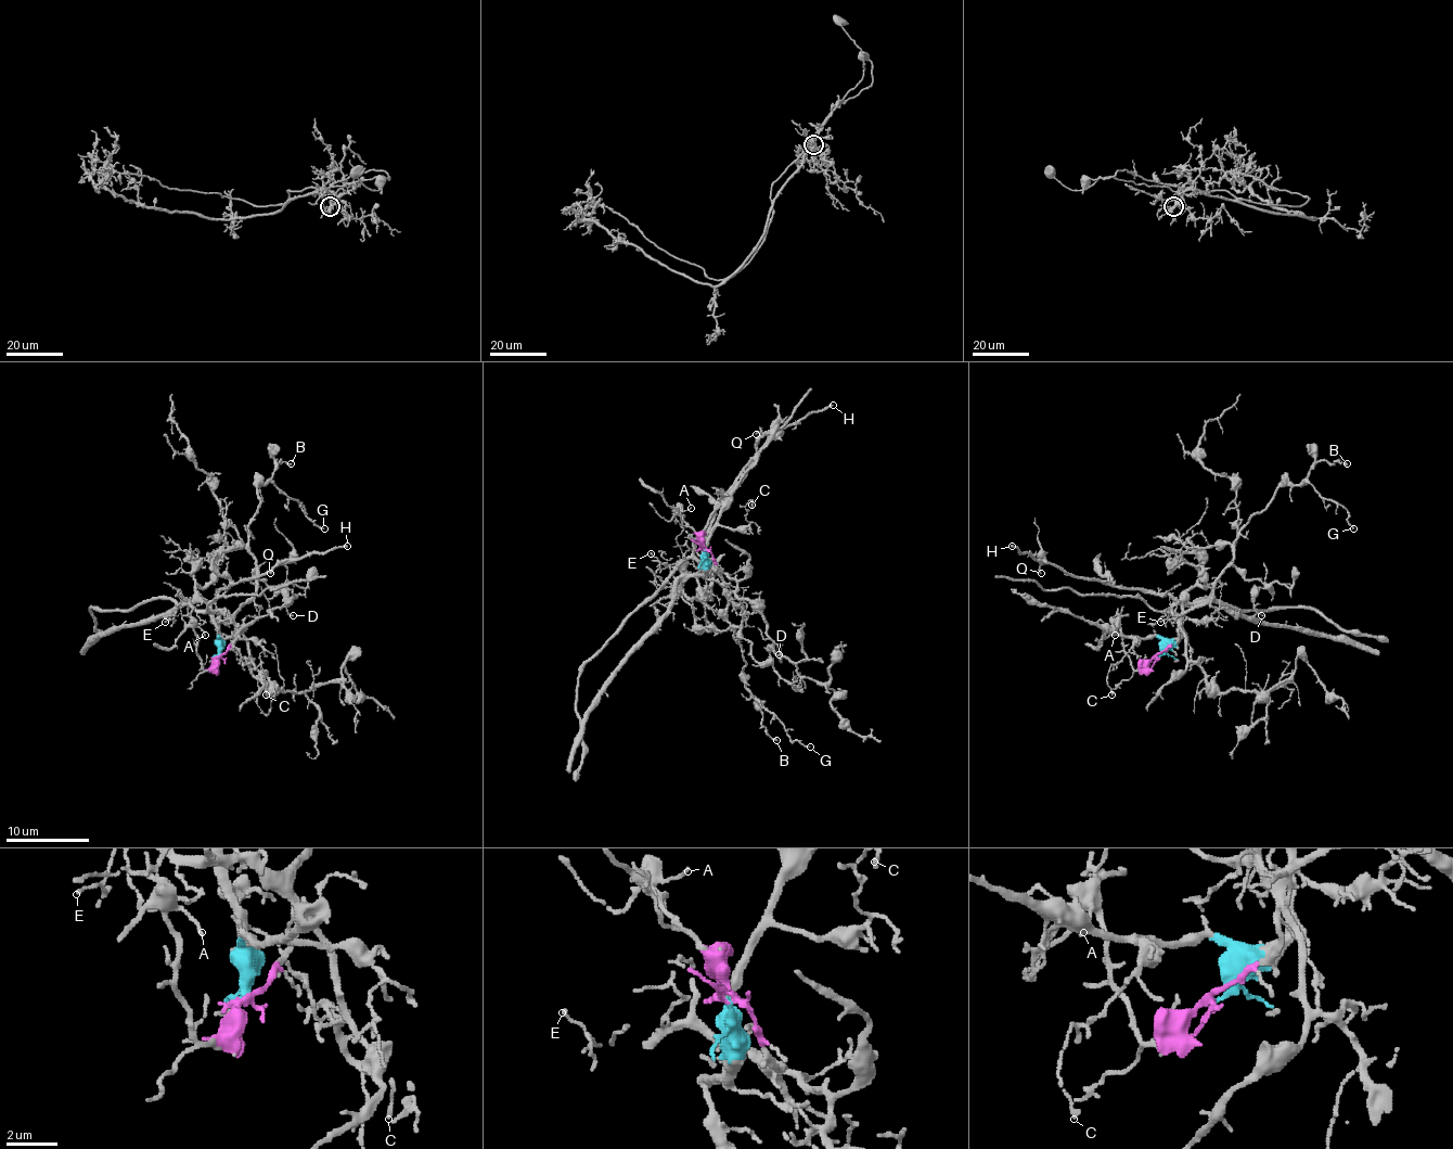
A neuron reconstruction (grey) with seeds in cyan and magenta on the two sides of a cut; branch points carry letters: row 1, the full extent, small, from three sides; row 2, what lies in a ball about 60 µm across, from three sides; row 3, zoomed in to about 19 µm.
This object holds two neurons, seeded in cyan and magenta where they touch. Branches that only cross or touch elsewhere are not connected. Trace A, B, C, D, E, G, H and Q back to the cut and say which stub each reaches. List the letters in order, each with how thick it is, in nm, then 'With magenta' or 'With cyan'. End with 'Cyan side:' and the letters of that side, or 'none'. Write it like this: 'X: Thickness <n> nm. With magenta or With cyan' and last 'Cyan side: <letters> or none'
A: Thickness 110 nm. With magenta
B: Thickness 130 nm. With magenta
C: Thickness 140 nm. With cyan
D: Thickness 130 nm. With magenta
E: Thickness 110 nm. With cyan
G: Thickness 130 nm. With magenta
H: Thickness 200 nm. With cyan
Q: Thickness 140 nm. With cyan
Cyan side: C, E, H, Q

